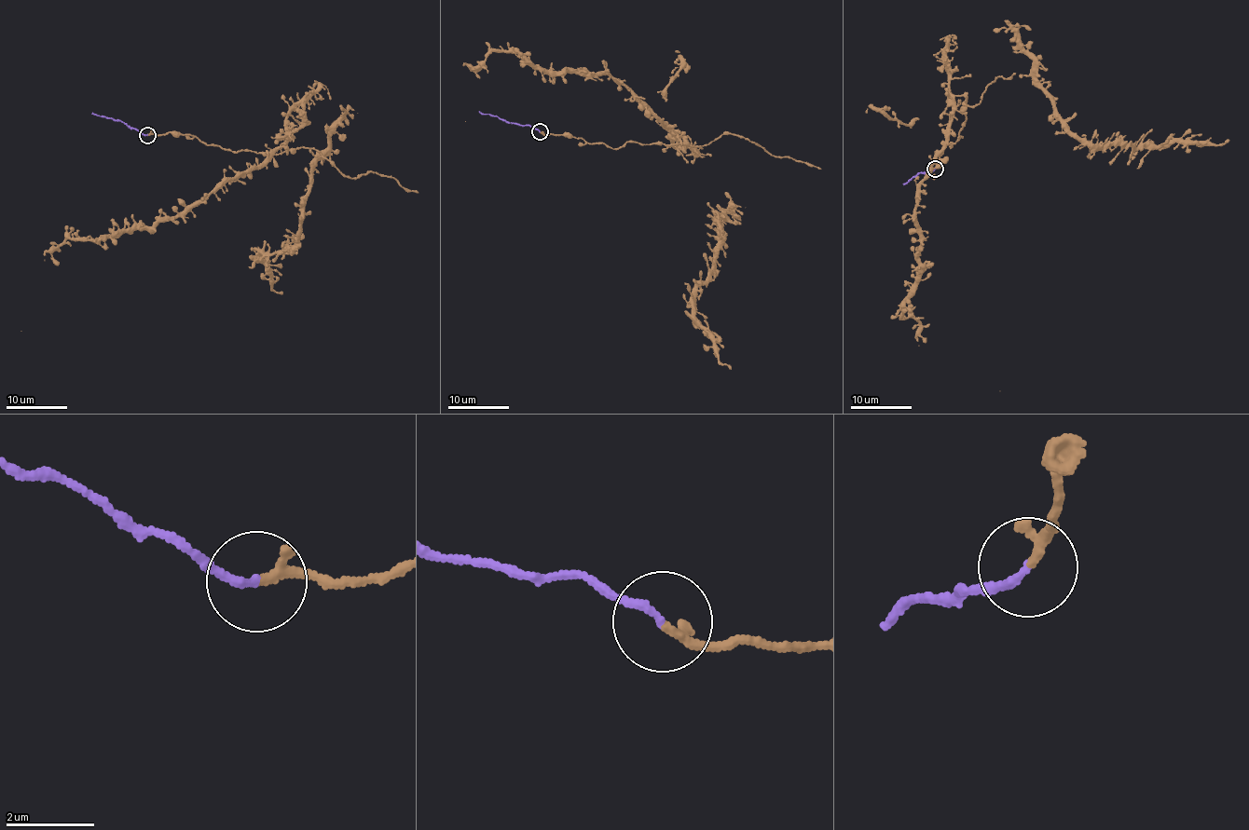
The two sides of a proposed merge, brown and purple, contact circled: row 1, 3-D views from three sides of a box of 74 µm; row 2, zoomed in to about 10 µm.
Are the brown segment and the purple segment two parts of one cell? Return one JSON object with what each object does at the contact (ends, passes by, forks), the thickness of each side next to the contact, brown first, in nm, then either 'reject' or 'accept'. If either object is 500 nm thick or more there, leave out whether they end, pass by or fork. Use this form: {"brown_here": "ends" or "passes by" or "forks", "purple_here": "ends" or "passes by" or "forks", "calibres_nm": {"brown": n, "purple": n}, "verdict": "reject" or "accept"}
{"brown_here": "ends", "purple_here": "ends", "calibres_nm": {"brown": 200, "purple": 180}, "verdict": "accept"}

